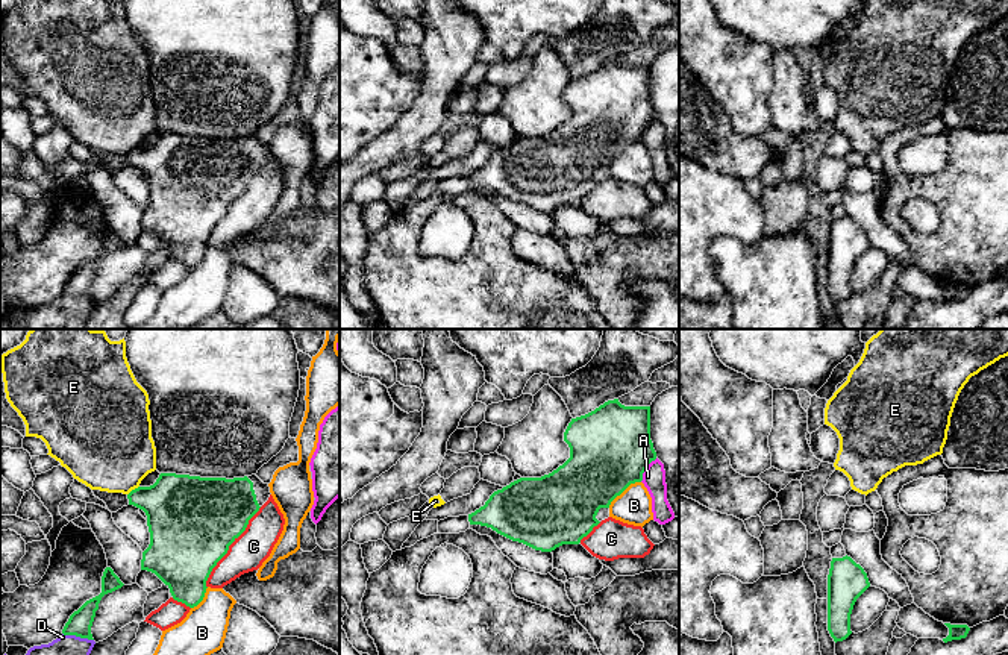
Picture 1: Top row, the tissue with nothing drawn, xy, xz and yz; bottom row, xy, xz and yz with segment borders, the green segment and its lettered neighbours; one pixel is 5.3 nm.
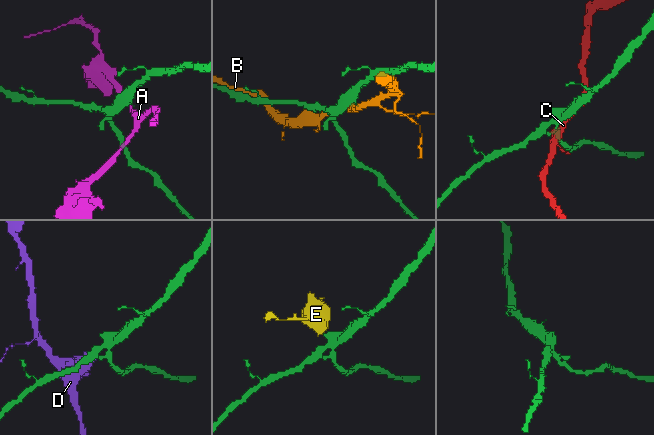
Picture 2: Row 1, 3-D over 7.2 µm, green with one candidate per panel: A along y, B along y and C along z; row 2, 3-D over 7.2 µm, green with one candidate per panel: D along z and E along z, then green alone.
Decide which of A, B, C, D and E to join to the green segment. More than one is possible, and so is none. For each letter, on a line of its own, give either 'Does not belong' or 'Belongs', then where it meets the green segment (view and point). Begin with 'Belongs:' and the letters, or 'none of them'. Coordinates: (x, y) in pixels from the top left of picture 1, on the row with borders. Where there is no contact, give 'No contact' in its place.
Belongs: none of them
A: Does not belong. Touches green at xz (646, 467)
B: Does not belong. Touches green at xz (623, 490)
C: Does not belong. Touches green at xy (228, 548)
D: Does not belong. Touches green at xy (78, 636)
E: Does not belong. Touches green at xy (132, 490)

